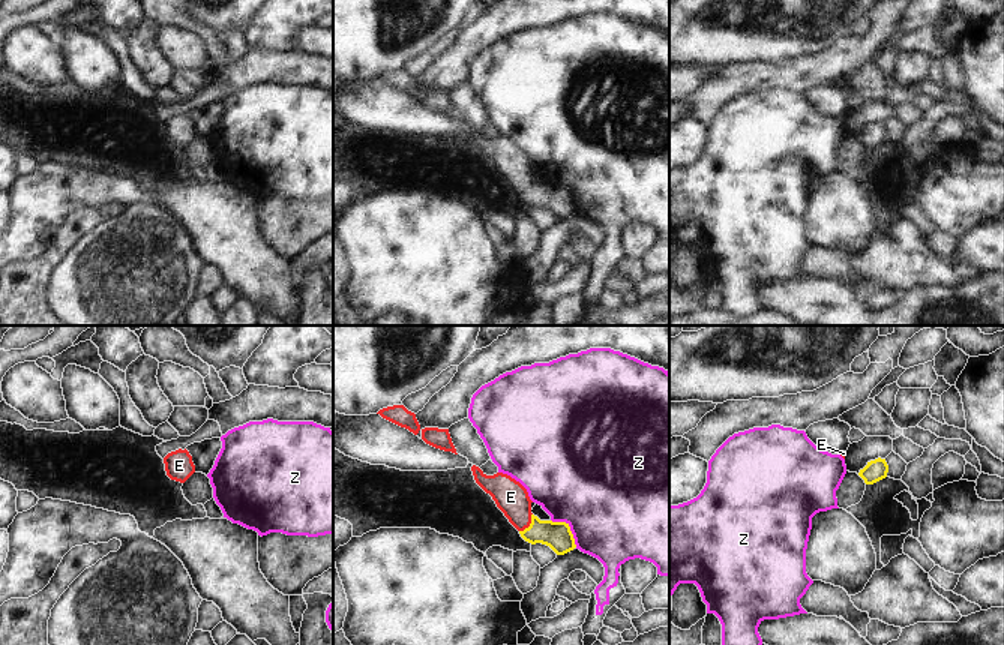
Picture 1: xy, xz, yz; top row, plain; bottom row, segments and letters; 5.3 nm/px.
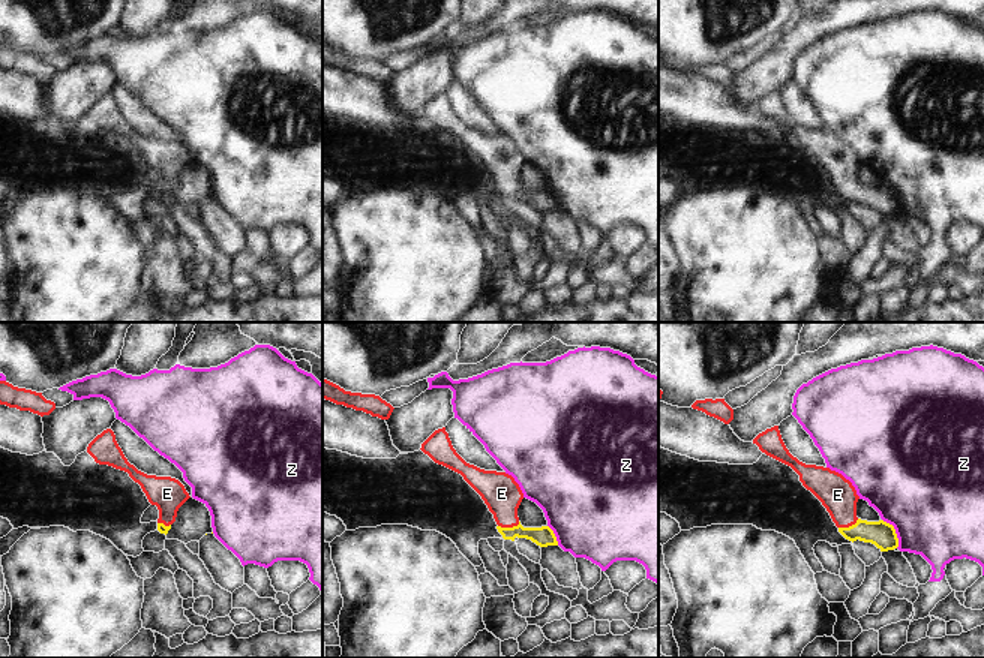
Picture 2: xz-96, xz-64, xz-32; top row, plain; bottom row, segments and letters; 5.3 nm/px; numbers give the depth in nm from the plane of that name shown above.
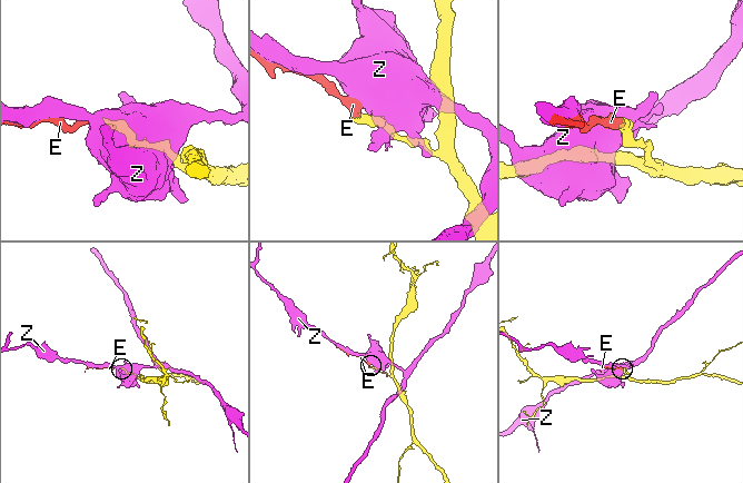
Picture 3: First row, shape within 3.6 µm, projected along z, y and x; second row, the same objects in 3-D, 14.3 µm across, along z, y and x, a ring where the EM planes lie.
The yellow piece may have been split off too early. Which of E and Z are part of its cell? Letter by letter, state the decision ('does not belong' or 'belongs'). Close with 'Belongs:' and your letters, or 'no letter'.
E: belongs
Z: does not belong
Belongs: E

